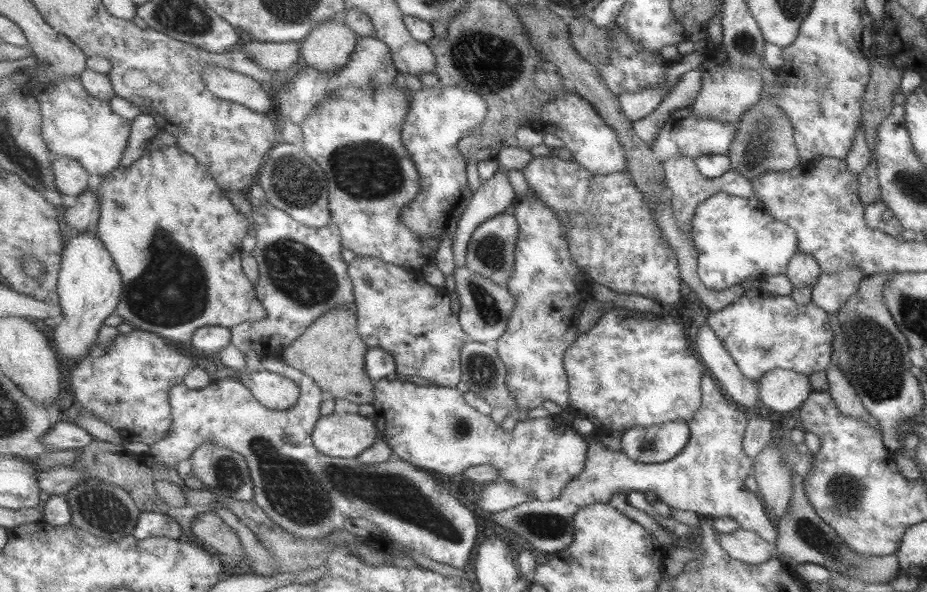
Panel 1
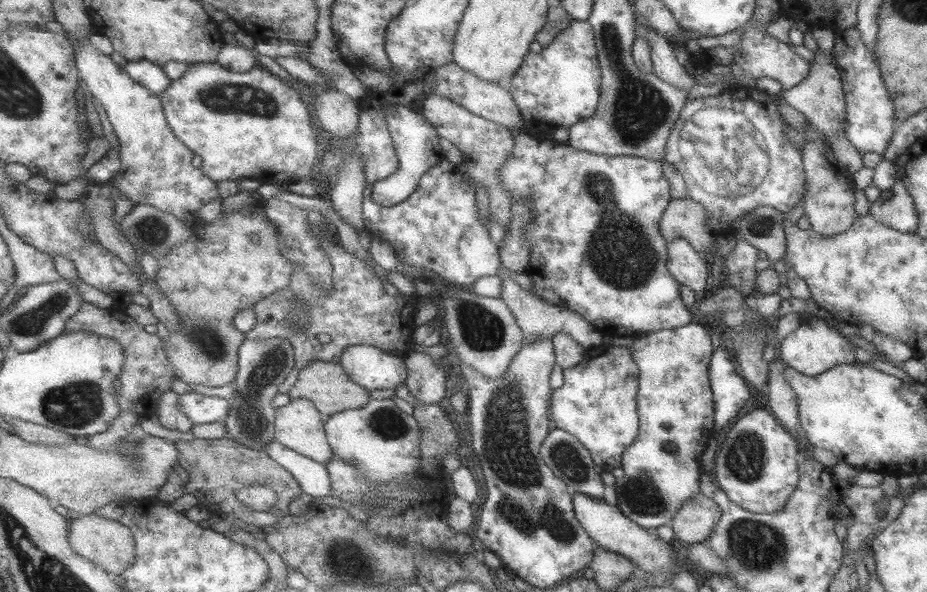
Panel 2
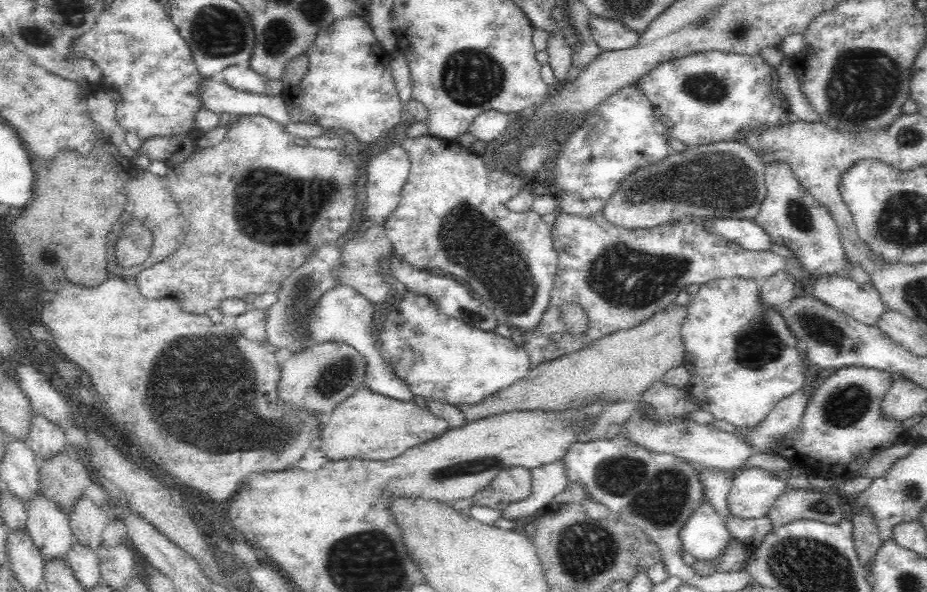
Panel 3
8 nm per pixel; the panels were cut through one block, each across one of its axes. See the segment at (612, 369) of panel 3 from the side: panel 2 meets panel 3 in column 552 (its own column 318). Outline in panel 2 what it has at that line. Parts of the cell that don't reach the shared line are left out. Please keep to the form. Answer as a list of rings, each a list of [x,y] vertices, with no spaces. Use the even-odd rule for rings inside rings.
[[[317,360],[313,364],[309,364],[301,376],[299,376],[299,382],[297,386],[291,390],[289,394],[291,400],[299,400],[299,398],[305,398],[305,400],[313,400],[317,404],[317,408],[327,416],[335,416],[339,412],[347,412],[347,410],[355,410],[355,408],[365,408],[367,404],[371,404],[371,390],[357,384],[349,372],[345,370],[343,364],[335,364],[335,362],[325,362],[325,360]]]

